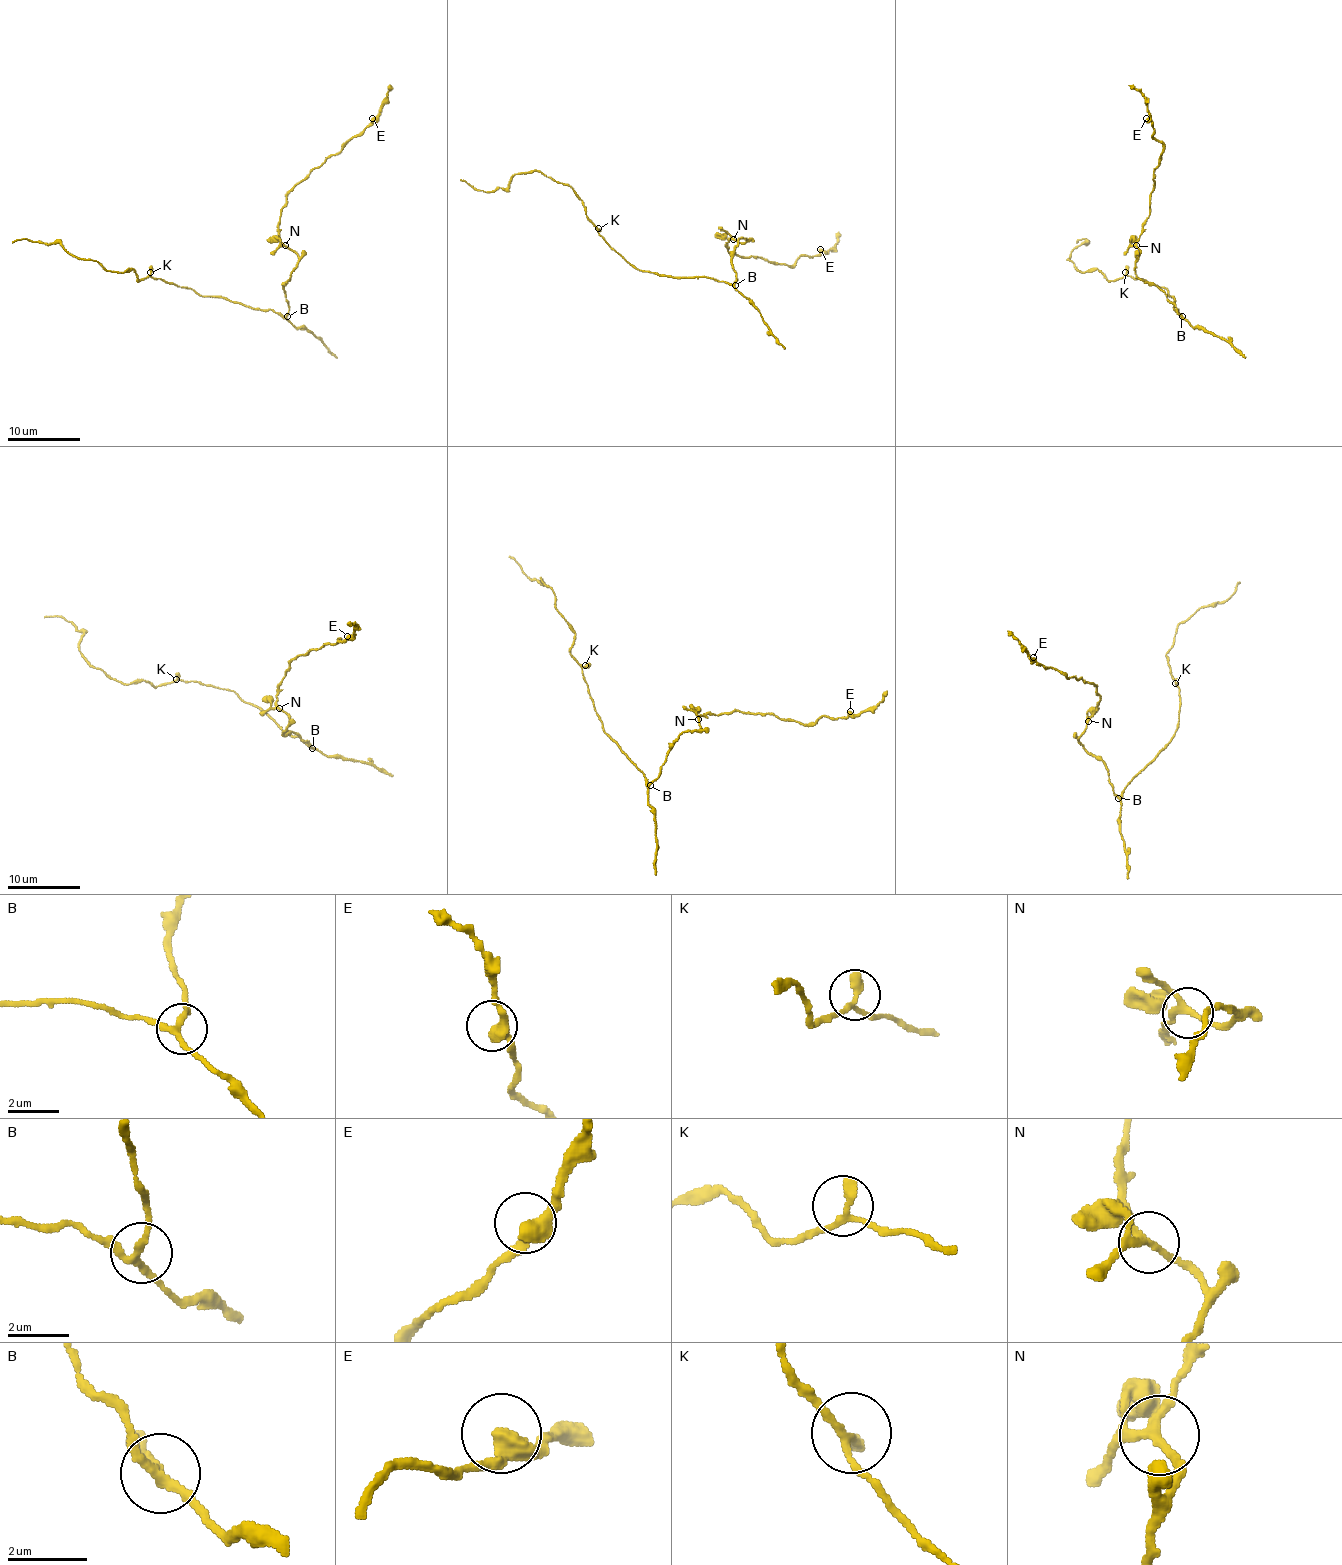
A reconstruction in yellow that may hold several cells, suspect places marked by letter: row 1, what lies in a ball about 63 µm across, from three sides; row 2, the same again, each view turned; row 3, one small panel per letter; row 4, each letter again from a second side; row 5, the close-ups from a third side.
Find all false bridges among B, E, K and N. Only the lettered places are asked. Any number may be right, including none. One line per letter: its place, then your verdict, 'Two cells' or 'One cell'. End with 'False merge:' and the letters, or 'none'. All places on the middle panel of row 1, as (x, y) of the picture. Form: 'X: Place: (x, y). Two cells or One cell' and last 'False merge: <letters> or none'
B: Place: (735, 285). One cell
E: Place: (820, 249). One cell
K: Place: (598, 228). One cell
N: Place: (733, 239). One cell
False merge: none

